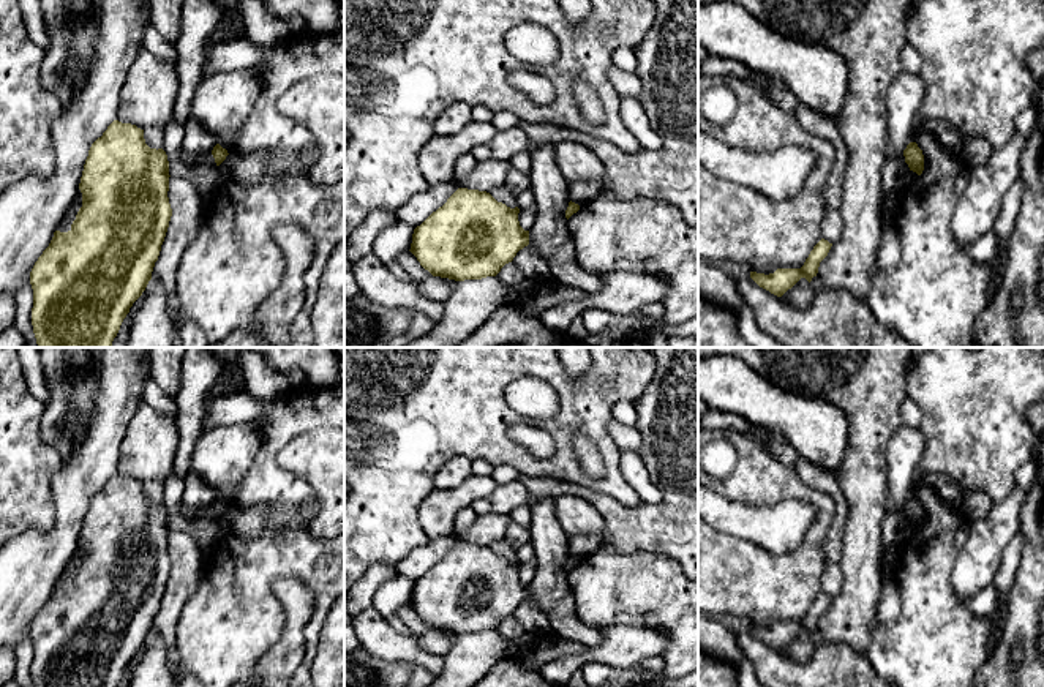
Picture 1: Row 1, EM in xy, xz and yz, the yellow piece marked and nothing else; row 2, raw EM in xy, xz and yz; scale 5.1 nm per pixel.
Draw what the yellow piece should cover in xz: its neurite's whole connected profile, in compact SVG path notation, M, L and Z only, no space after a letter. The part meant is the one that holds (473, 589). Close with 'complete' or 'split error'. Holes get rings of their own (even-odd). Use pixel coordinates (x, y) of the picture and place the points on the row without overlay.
M458 542L447 556L414 583L411 606L433 630L455 635L496 630L529 599L529 584L518 575L520 562L498 556L490 546Z; complete

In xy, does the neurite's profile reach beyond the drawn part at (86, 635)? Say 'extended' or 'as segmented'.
as segmented

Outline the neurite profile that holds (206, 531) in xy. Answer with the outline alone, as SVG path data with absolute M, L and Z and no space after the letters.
M171 469L171 474L164 480L164 499L163 504L167 509L169 515L169 529L183 531L190 534L197 545L205 551L212 548L221 537L223 527L215 518L186 518L180 510L178 504L185 490L185 479L182 479L175 469Z

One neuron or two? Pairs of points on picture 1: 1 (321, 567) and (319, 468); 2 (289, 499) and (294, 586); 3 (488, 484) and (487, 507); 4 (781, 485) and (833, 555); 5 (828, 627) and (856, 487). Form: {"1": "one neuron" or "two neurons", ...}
{"1": "two neurons", "2": "two neurons", "3": "two neurons", "4": "two neurons", "5": "one neuron"}

